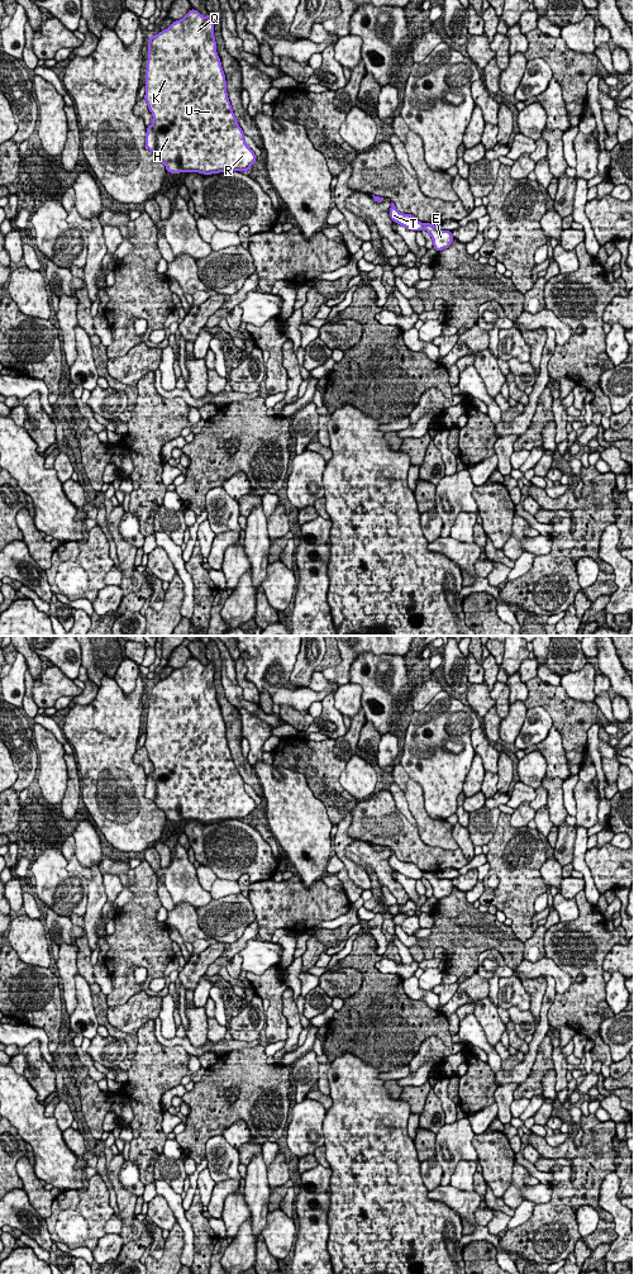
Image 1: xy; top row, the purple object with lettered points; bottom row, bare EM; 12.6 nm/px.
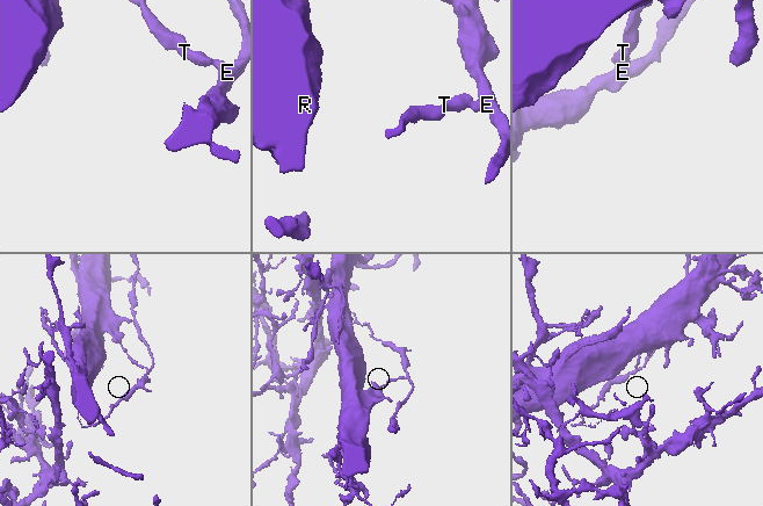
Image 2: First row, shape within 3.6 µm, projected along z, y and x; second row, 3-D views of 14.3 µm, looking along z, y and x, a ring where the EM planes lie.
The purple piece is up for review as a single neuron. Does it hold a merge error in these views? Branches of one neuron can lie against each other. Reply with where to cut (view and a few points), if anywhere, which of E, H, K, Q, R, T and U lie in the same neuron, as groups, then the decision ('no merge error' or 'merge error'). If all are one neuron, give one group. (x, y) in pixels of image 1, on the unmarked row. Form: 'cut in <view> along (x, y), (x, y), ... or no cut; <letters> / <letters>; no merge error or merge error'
cut in xy along (422, 873), (423, 876); E / H K Q R T U; merge error

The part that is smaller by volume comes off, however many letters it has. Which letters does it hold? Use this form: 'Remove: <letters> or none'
Remove: E

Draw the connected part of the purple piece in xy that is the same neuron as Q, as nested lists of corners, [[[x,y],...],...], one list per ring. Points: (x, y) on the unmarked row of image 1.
[[[191,657],[183,667],[175,669],[166,679],[148,688],[144,747],[153,764],[153,771],[147,775],[146,797],[165,812],[170,822],[248,821],[257,808],[244,789],[244,781],[228,746],[225,723],[216,700],[214,672],[211,662],[202,665],[197,659]]]

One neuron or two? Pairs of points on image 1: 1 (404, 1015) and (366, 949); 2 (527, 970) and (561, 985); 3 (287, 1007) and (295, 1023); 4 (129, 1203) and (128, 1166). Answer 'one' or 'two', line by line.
1: one
2: one
3: one
4: two

